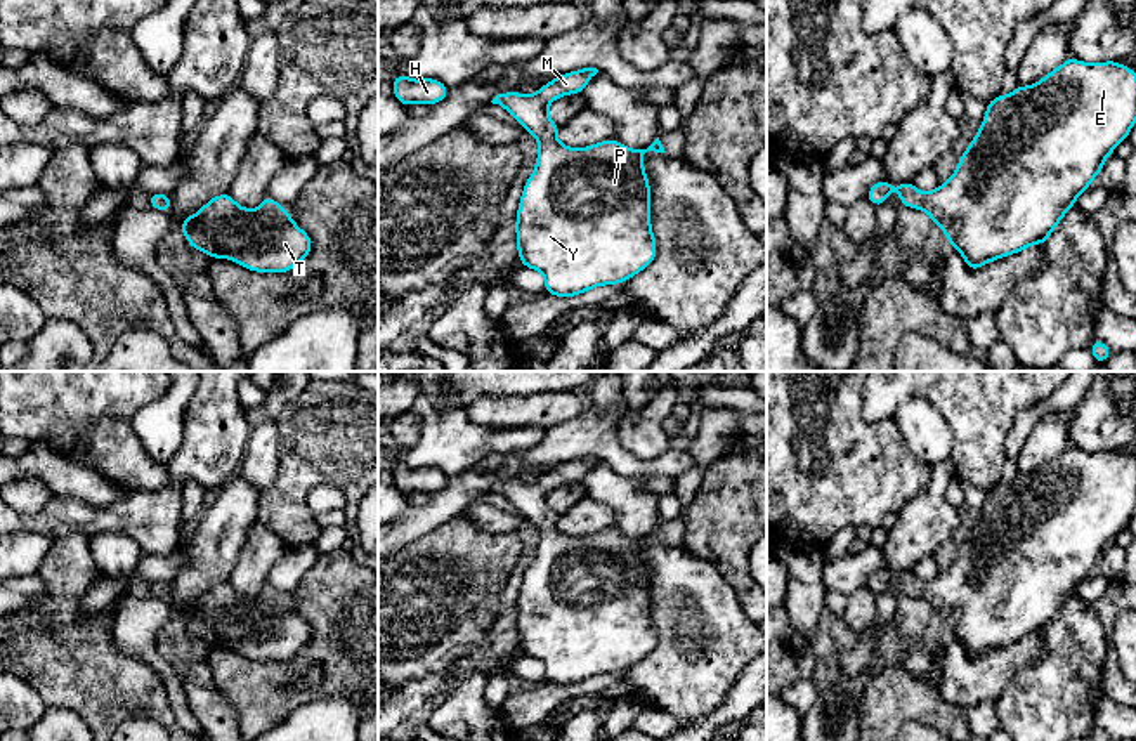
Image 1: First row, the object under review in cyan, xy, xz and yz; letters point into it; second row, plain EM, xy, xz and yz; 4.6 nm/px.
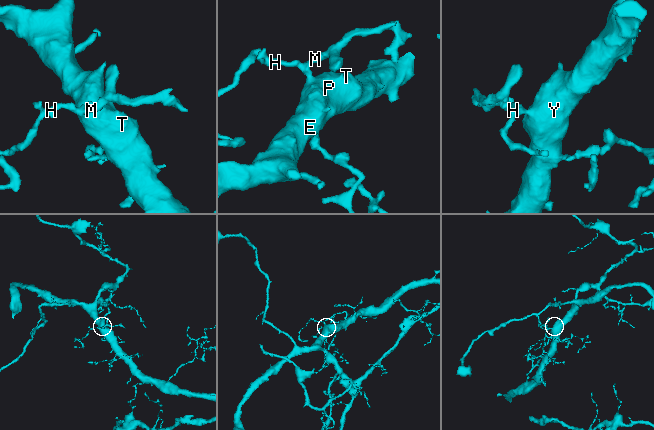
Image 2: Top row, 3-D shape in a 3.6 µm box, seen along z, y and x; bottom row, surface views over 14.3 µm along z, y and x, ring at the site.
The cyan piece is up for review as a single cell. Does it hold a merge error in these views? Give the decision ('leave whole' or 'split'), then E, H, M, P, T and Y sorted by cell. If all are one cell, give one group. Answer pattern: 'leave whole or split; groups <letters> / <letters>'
leave whole; groups E H M P T Y

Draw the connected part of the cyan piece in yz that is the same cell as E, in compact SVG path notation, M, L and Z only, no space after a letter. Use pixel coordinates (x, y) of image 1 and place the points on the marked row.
M1068 57L1041 82L1018 85L1011 95L999 94L987 102L985 118L968 149L959 156L952 177L931 193L921 193L912 182L900 182L900 203L924 210L963 253L968 269L1022 252L1030 245L1044 245L1063 215L1075 207L1077 196L1091 187L1105 160L1127 139L1136 123L1136 71L1119 61L1087 64Z

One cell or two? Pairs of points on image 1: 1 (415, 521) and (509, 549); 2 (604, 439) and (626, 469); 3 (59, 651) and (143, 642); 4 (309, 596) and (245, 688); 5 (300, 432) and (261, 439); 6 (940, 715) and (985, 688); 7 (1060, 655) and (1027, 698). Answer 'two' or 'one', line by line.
1: two
2: one
3: two
4: one
5: two
6: two
7: one

